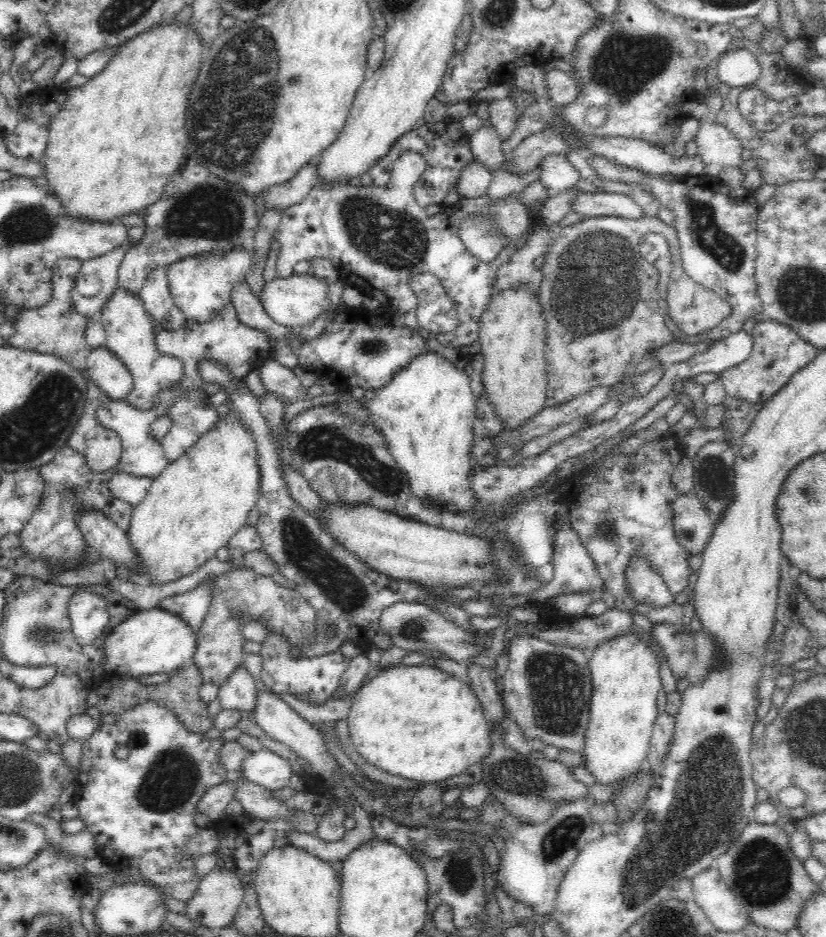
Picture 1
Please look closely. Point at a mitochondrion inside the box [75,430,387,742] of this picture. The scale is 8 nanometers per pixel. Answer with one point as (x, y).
(336, 582)

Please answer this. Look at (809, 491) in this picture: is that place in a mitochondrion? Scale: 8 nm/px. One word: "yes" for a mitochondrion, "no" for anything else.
yes

